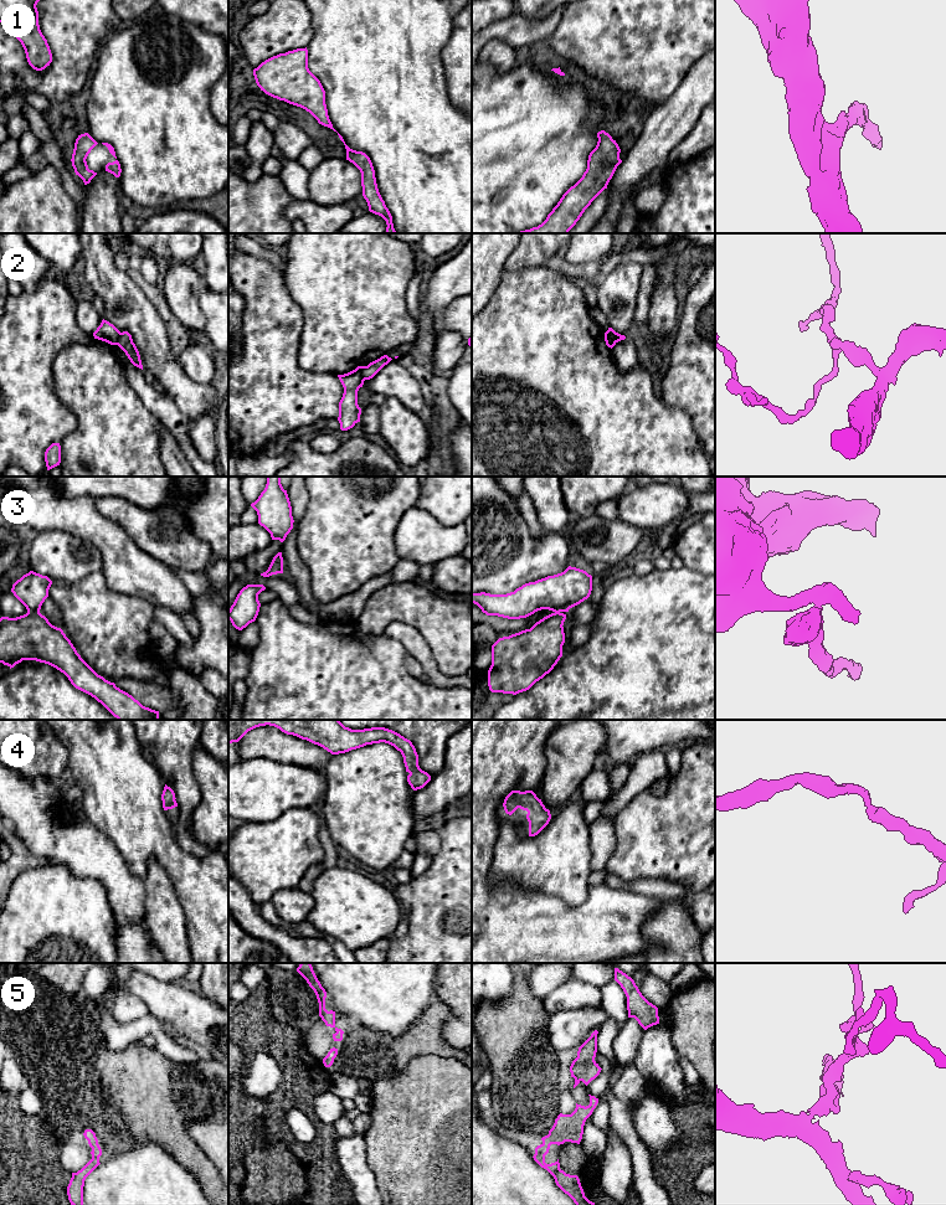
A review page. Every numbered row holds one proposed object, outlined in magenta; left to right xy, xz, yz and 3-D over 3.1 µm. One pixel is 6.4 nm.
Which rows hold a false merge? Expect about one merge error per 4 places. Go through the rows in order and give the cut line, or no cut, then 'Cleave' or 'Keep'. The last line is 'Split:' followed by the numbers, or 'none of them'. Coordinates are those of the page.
1: No split. Keep
2: Split along xz (358, 366), (364, 380). Cleave
3: Split along xy (27, 612), (39, 613). Cleave
4: No split. Keep
5: No split. Keep
Split: 2, 3

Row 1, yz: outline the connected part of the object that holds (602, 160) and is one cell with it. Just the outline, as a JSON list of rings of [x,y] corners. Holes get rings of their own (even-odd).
[[[605,130],[598,132],[597,138],[582,177],[562,195],[546,220],[538,227],[513,233],[569,233],[591,202],[607,189],[622,163],[616,140]]]

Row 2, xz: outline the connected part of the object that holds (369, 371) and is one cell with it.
[[[387,355],[370,362],[367,366],[359,366],[364,380],[372,379],[385,365],[387,365],[392,359]]]

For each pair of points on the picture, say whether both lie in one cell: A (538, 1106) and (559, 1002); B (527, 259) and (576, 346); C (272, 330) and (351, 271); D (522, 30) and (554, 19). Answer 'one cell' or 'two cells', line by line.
A: two cells
B: two cells
C: two cells
D: one cell

